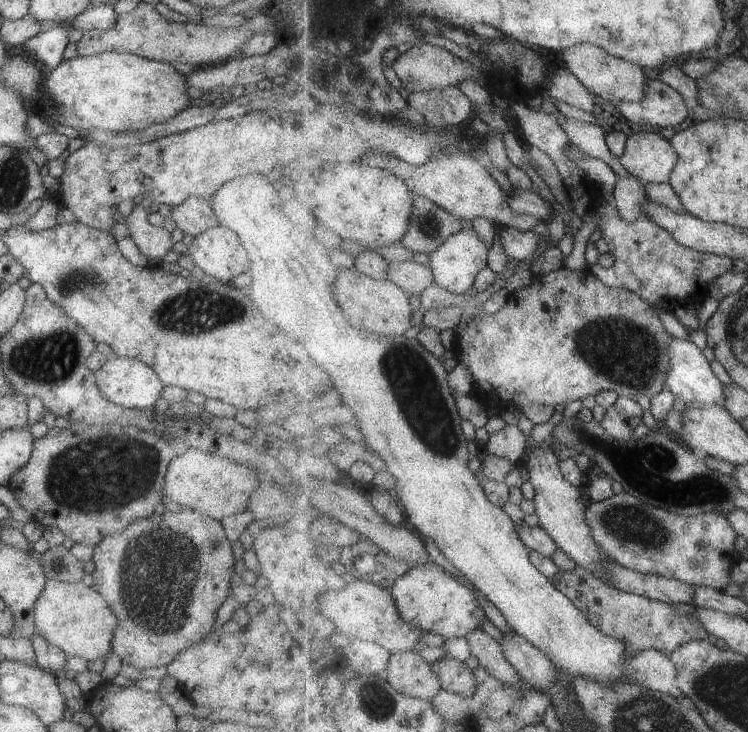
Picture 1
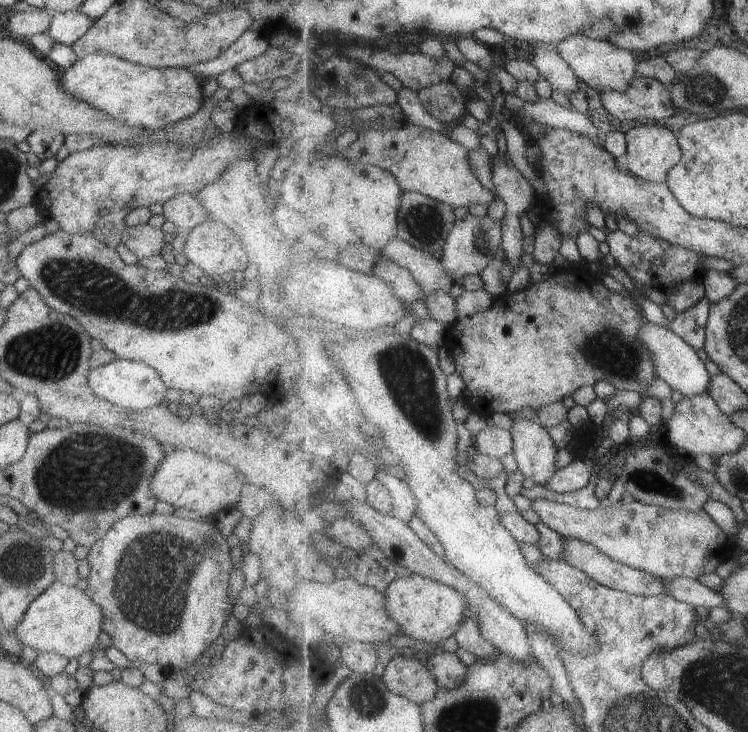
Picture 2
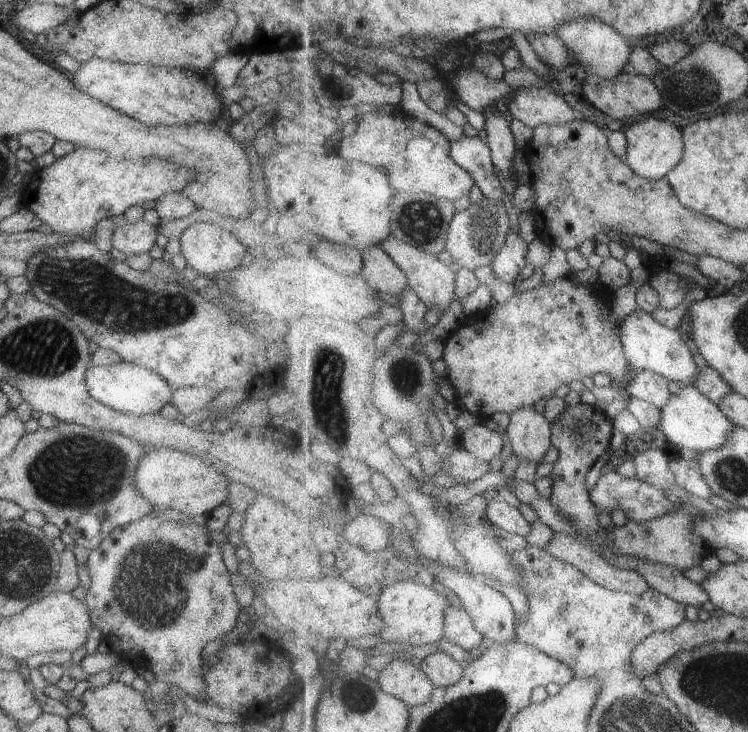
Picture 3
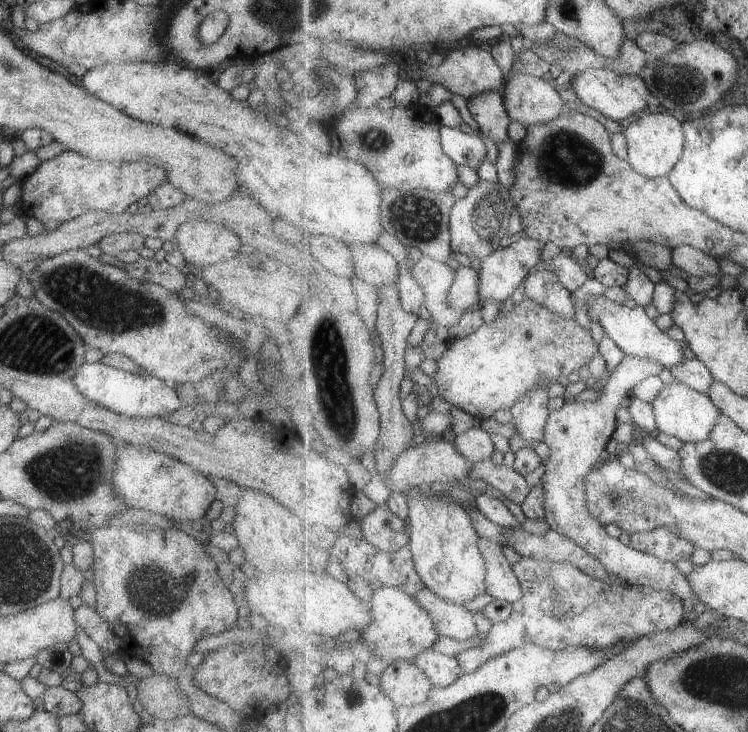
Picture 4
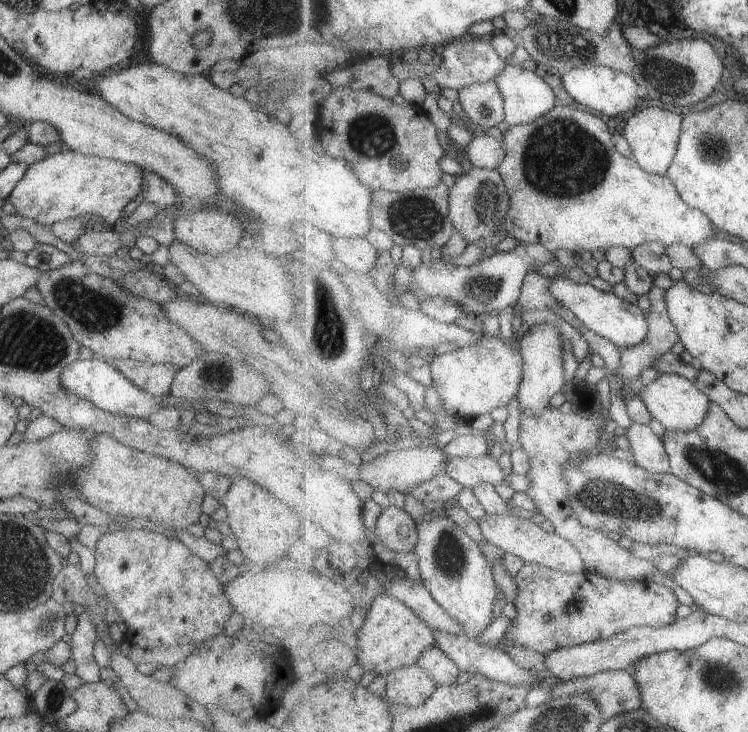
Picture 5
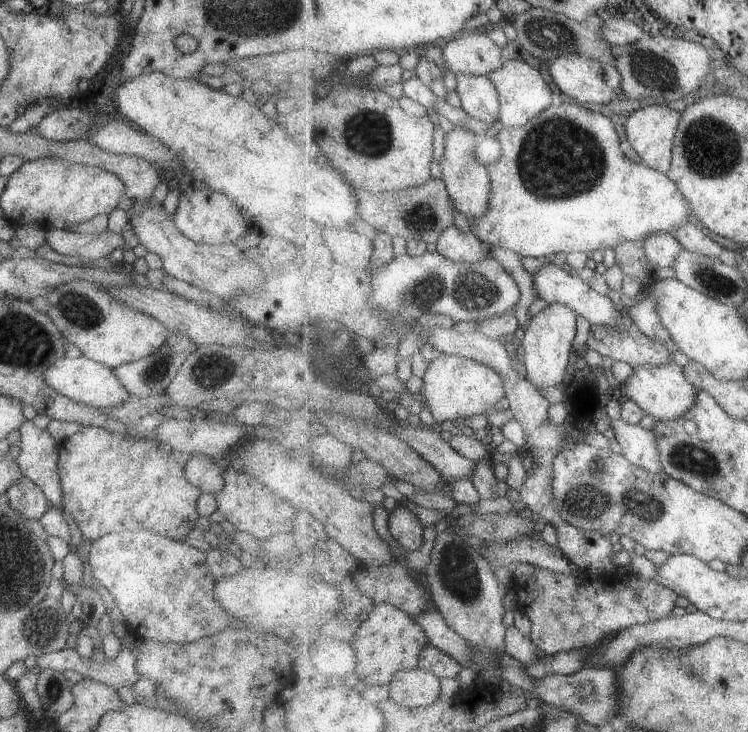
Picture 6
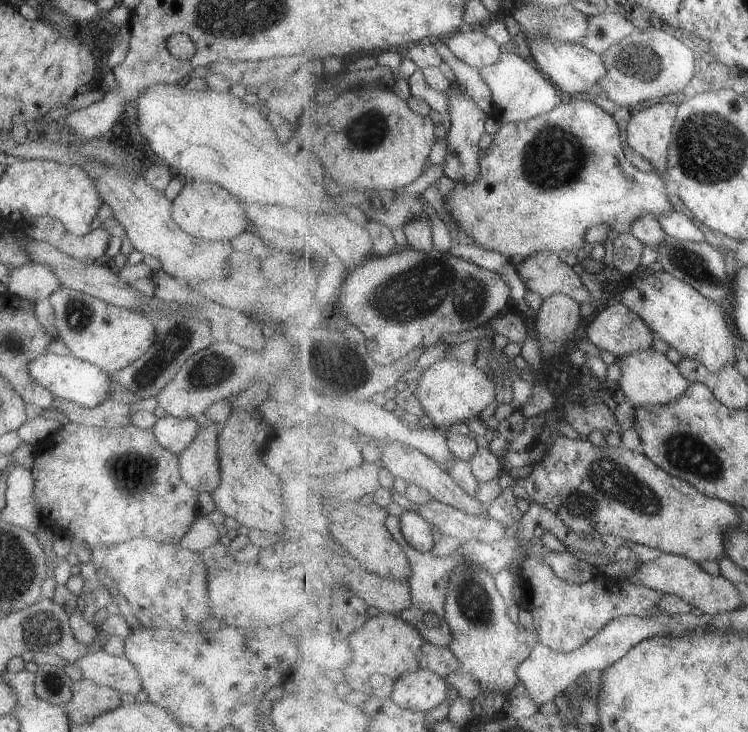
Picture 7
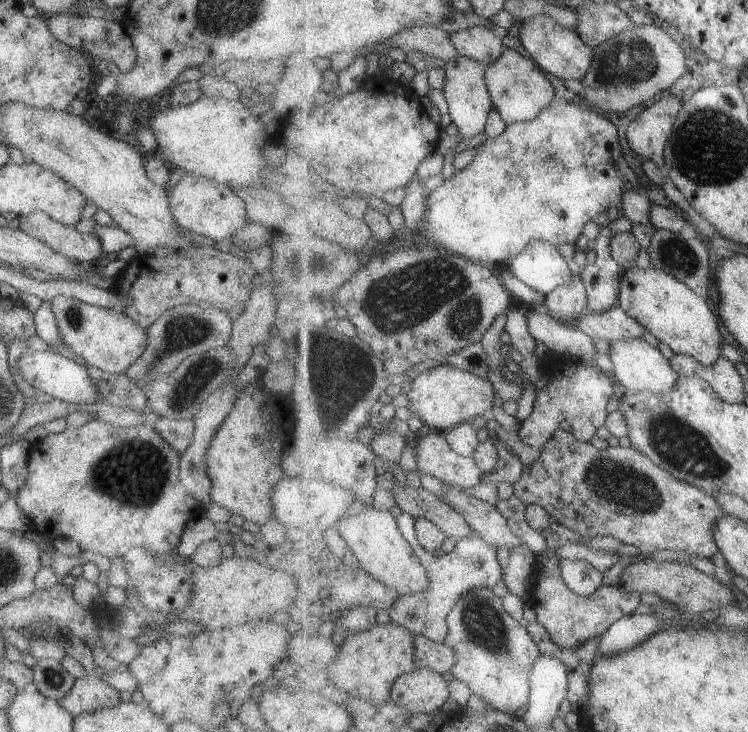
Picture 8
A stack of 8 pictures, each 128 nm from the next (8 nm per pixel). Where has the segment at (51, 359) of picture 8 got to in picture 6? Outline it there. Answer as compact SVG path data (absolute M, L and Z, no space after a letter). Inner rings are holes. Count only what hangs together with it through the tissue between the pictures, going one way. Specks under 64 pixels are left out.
M82 355L78 358L62 357L58 359L44 371L43 377L45 383L63 397L101 411L116 408L131 396L125 391L123 384L113 375L111 368L84 358Z

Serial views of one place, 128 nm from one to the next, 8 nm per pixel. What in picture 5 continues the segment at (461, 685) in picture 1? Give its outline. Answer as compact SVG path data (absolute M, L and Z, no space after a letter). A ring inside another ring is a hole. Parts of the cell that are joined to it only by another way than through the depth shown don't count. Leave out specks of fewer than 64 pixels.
M437 645L428 648L420 656L418 665L424 668L439 686L455 684L462 671Z

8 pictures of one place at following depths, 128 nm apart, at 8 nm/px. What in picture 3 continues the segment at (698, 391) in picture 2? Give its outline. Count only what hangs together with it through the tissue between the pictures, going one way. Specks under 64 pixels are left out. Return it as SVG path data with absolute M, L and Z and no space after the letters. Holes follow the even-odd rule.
M636 308L621 321L620 331L625 356L632 369L637 372L649 369L666 376L680 387L695 384L700 367L695 362L695 356L693 356L689 344L679 334L680 329L672 329L664 324L659 324L651 313Z

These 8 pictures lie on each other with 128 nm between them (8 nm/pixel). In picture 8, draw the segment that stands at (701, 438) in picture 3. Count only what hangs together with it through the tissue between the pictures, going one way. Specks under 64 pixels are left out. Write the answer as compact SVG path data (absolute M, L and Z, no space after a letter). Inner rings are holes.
M631 338L631 340L615 340L608 346L609 358L614 368L614 378L623 385L627 392L653 392L662 394L673 390L677 386L680 374L673 370L669 359L661 354L661 350L653 347L647 340L641 338Z

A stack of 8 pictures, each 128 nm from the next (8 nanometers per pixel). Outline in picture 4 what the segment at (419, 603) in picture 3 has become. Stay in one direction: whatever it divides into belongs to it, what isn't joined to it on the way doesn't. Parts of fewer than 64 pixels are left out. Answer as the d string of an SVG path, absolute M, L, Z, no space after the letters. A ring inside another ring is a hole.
M381 587L373 594L371 626L363 632L365 646L371 648L375 658L385 660L389 664L399 660L415 661L423 651L429 650L440 639L435 620L429 612L425 612L413 595L394 587Z

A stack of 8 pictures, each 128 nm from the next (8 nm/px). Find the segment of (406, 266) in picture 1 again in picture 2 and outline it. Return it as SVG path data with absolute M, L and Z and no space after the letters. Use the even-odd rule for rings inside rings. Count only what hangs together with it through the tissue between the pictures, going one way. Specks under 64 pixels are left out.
M385 256L378 261L375 268L375 275L388 281L396 293L405 303L417 303L420 299L427 298L424 286L421 285L415 276L406 268L388 260Z

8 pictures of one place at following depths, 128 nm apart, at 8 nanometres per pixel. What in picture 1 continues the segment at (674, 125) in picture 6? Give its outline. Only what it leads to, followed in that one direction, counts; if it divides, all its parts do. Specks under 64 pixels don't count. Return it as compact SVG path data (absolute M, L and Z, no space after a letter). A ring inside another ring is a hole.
M643 131L629 136L625 154L620 160L630 174L645 182L669 183L679 162L679 154L661 132Z

